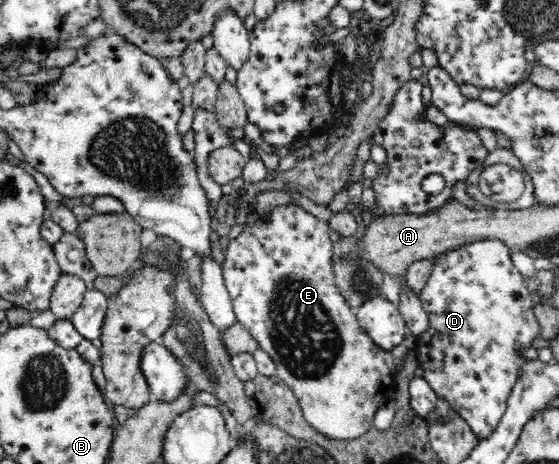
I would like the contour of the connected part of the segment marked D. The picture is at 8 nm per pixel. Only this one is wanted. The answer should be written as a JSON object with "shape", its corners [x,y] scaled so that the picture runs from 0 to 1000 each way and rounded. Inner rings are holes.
{"shape":[[[887,517],[841,522],[812,541],[787,547],[771,565],[762,614],[750,631],[766,677],[766,709],[744,726],[741,748],[757,815],[801,866],[801,877],[834,907],[855,950],[869,946],[893,914],[907,879],[919,828],[945,774],[936,752],[952,748],[968,700],[953,672],[961,644],[948,631],[936,595],[916,569],[909,530]]]}

